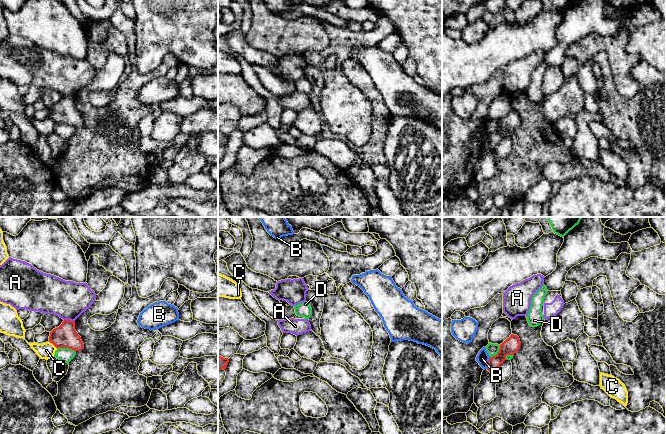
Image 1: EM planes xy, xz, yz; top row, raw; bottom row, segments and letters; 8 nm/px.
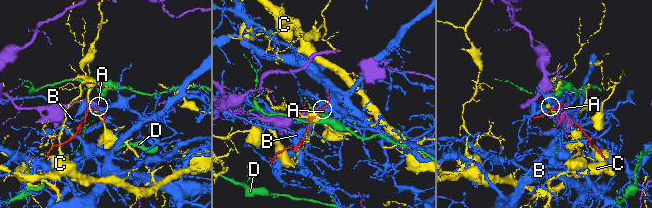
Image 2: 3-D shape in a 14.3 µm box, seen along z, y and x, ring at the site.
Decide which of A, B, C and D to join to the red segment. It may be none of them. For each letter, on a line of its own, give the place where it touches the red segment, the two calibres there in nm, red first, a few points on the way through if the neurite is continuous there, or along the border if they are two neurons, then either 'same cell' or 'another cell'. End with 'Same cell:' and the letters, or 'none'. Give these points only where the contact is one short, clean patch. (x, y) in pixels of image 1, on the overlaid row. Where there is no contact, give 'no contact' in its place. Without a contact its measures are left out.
A: contact xy (69, 320); calibres 190 and 300 nm; border xy (64, 319), (74, 321); another cell
B: contact yz (488, 363); calibres 140 and 100 nm; border yz (490, 357), (486, 368); another cell
C: contact xy (53, 344); calibres 190 and 130 nm; border xy (49, 341), (56, 348); another cell
D: contact xy (66, 347); calibres 190 and 110 nm; another cell
Same cell: none

